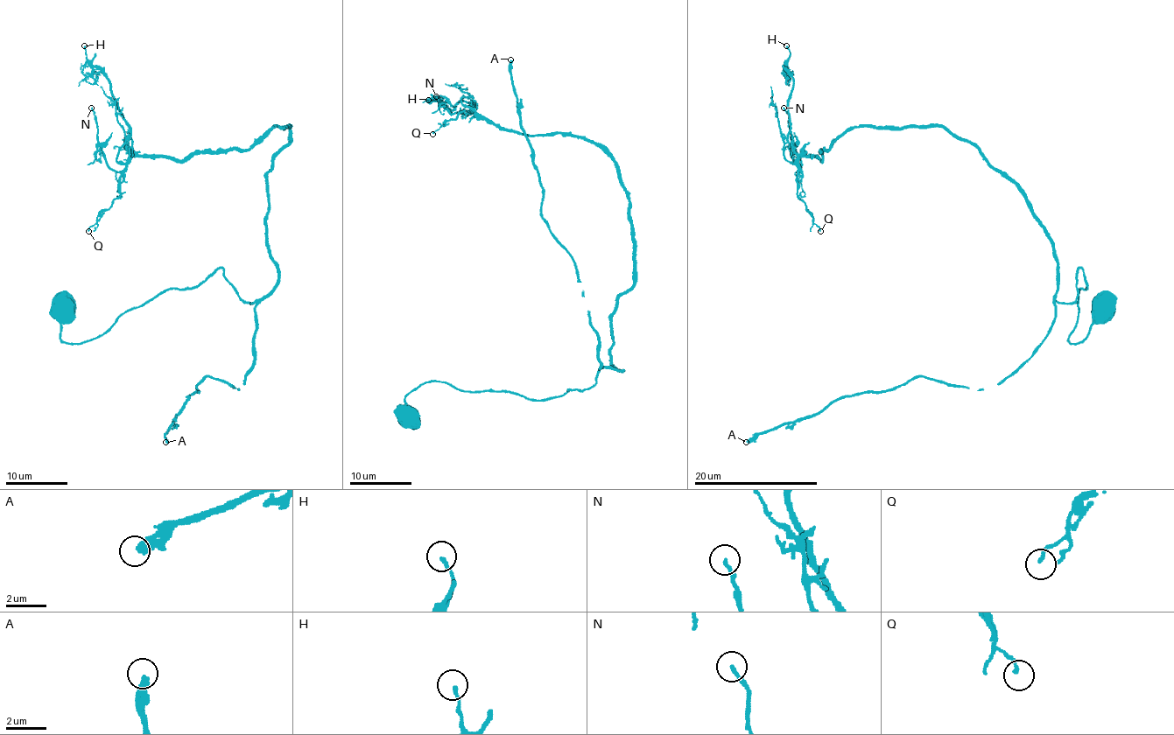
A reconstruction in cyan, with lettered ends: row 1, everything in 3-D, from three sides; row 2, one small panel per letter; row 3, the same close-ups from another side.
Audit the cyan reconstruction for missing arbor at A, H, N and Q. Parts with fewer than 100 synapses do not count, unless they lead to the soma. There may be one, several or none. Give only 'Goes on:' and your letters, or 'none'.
Goes on: A

